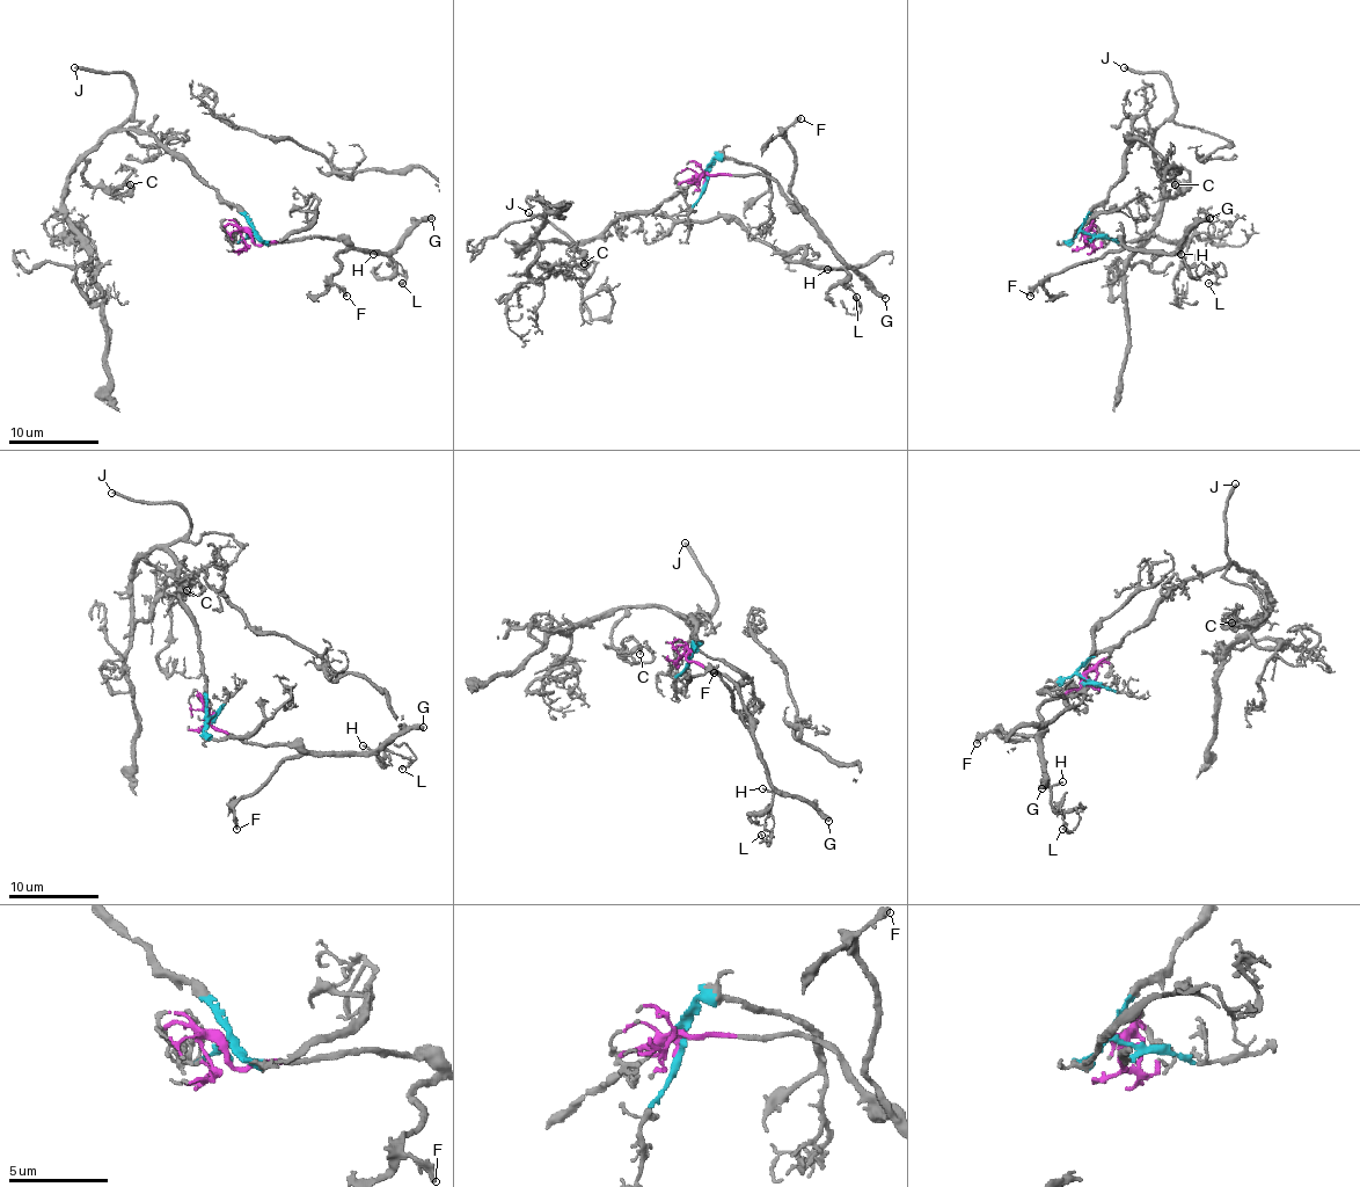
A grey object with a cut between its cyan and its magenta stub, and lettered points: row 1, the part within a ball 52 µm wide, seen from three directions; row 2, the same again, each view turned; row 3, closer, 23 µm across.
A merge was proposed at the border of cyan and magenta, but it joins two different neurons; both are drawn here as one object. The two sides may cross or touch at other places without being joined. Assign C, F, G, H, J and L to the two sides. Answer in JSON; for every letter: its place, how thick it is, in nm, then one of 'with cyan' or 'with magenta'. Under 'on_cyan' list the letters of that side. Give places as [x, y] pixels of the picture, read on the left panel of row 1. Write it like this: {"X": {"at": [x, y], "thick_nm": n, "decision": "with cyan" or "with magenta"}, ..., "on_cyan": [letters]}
{"C": {"at": [130, 184], "thick_nm": 190, "decision": "with cyan"}, "F": {"at": [346, 296], "thick_nm": 220, "decision": "with magenta"}, "G": {"at": [431, 218], "thick_nm": 420, "decision": "with magenta"}, "H": {"at": [373, 254], "thick_nm": 150, "decision": "with magenta"}, "J": {"at": [74, 67], "thick_nm": 240, "decision": "with cyan"}, "L": {"at": [402, 283], "thick_nm": 80, "decision": "with magenta"}, "on_cyan": ["C", "J"]}

